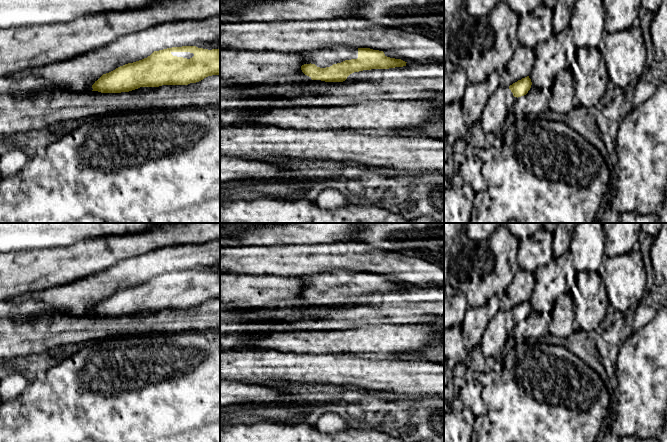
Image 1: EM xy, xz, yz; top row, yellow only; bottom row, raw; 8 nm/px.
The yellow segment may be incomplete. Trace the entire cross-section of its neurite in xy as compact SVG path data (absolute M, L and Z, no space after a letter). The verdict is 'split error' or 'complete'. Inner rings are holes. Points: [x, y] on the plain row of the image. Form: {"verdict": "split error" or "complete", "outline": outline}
{"verdict": "split error", "outline": "M177 270L103 298L92 315L121 317L140 311L188 309L212 299L220 299L220 272Z"}

